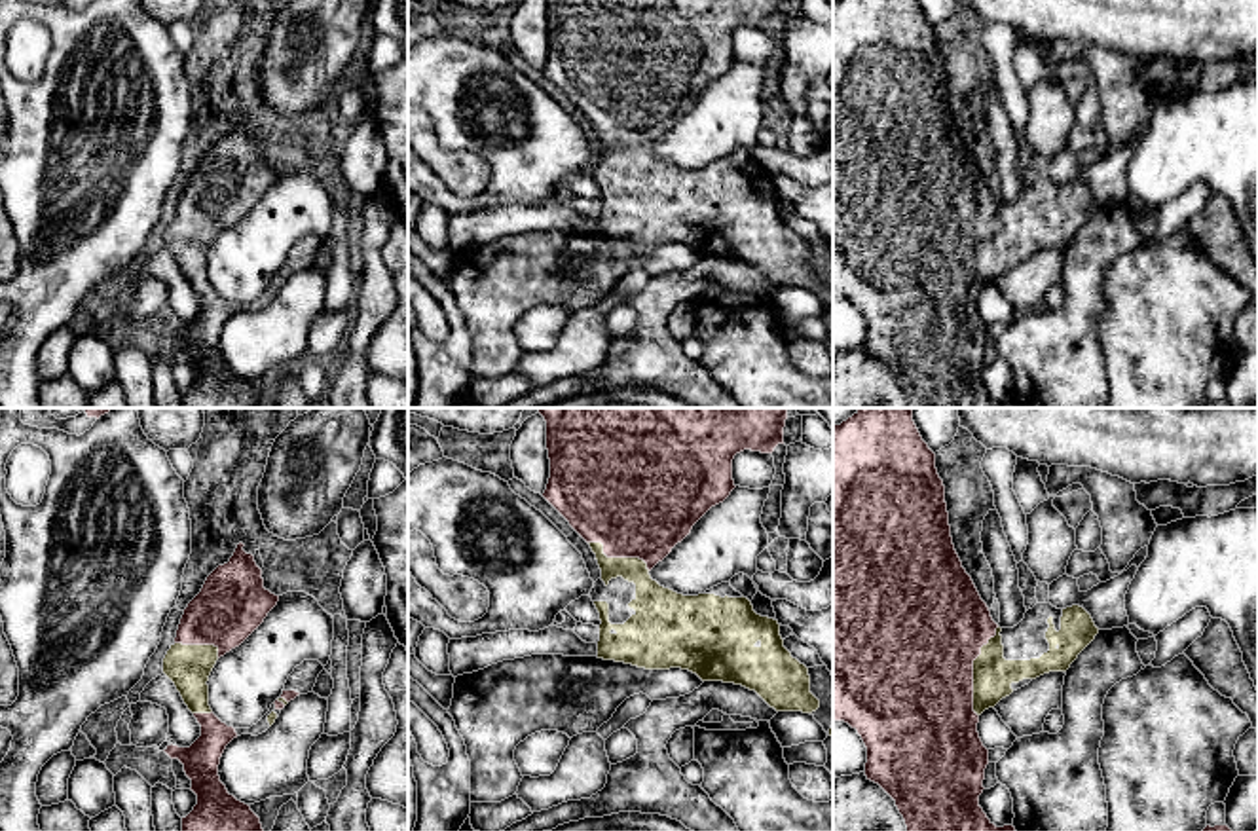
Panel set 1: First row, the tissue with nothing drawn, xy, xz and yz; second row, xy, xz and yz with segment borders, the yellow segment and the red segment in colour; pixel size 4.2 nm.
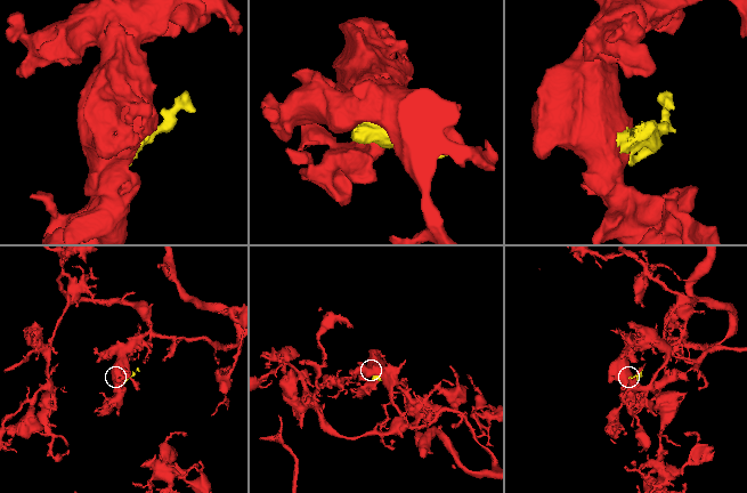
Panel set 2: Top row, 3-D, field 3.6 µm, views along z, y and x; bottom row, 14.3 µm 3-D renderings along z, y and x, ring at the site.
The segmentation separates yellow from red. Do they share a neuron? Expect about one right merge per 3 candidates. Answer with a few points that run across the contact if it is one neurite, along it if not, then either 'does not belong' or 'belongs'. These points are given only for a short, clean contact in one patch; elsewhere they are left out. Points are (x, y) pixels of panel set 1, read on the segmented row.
belongs

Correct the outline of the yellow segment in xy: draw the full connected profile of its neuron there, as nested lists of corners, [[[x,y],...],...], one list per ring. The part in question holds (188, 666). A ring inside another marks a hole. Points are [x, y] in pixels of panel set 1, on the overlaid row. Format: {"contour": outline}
{"contour": [[[243,543],[237,545],[230,562],[218,565],[207,577],[201,592],[188,603],[175,643],[163,658],[163,674],[175,683],[184,704],[201,725],[201,736],[190,748],[171,744],[163,749],[171,759],[184,765],[184,772],[192,780],[190,789],[197,795],[197,804],[182,818],[182,831],[264,831],[250,806],[230,795],[220,782],[220,757],[226,746],[237,738],[237,732],[213,713],[207,685],[216,660],[239,647],[279,601],[279,596],[264,588],[262,569],[243,546]]]}

